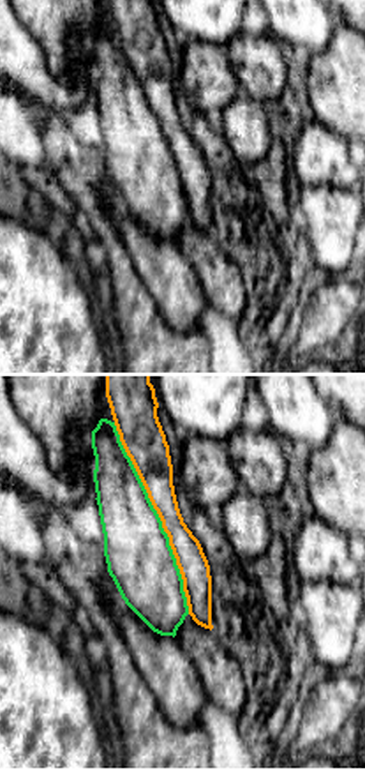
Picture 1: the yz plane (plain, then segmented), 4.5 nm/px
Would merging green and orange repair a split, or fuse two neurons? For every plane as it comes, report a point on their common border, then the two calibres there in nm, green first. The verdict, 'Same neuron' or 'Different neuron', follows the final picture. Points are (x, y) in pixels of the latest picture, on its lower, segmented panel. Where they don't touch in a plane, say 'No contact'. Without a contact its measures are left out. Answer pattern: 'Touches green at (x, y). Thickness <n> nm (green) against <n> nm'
Touches green at (159, 518). Thickness 300 nm (green) against 160 nm

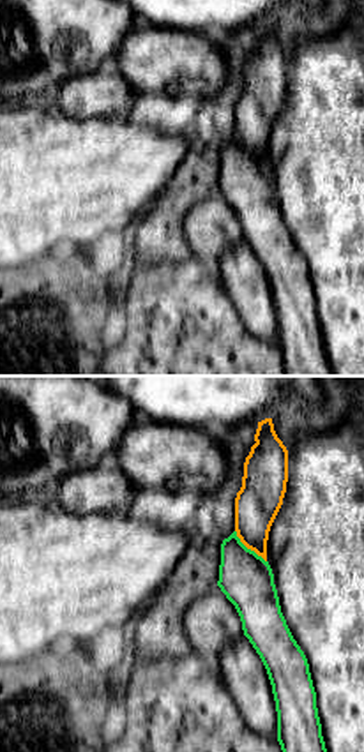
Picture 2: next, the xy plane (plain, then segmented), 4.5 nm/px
Touches green at (246, 548). Thickness 240 nm (green) against 200 nm

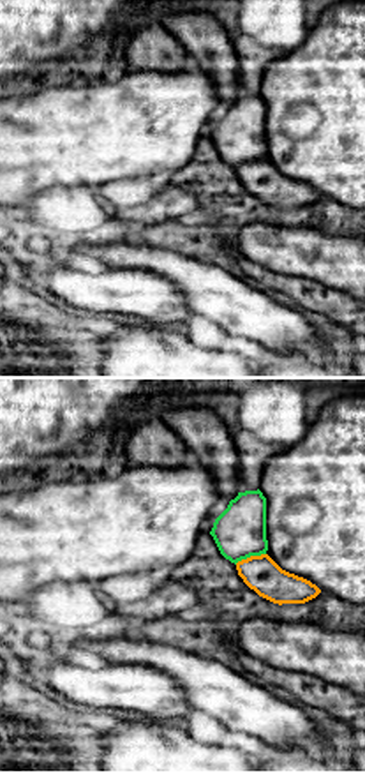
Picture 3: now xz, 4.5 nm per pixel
Touches green at (249, 556). Thickness 240 nm (green) against 160 nm

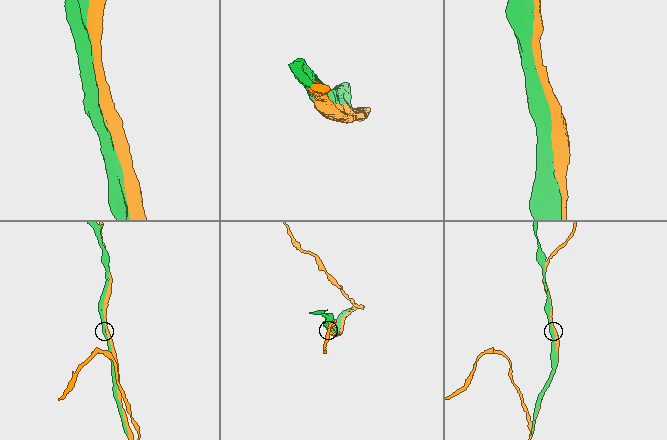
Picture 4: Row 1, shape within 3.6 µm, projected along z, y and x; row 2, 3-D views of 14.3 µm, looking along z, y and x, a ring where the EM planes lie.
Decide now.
Same neuron

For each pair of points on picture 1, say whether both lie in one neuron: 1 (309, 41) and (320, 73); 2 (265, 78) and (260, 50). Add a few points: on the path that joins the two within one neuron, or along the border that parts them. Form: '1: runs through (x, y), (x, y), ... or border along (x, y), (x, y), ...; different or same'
1: border along (337, 20), (330, 43), (320, 52), (302, 55); different
2: runs through (261, 71), (260, 57); same

